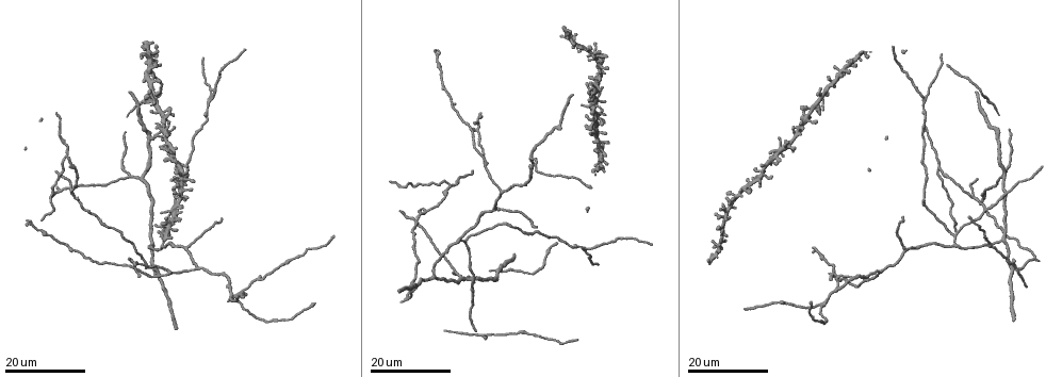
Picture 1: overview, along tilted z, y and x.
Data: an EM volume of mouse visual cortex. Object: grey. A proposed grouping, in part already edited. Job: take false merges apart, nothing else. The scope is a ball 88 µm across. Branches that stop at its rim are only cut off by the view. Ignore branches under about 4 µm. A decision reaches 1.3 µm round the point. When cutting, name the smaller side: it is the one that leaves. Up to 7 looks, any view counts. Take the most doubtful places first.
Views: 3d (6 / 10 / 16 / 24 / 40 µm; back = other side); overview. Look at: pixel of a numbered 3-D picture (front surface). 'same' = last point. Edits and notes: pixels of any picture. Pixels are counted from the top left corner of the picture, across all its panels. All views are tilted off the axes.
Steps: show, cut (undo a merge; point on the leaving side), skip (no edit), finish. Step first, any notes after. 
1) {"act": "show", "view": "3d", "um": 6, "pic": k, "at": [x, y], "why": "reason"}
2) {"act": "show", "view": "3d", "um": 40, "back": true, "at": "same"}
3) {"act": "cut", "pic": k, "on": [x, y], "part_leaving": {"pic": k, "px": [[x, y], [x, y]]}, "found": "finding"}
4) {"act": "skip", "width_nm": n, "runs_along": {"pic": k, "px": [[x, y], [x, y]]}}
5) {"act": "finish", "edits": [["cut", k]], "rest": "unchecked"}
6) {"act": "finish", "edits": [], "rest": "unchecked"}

{"act": "show", "view": "3d", "um": 24, "pic": 1, "at": [66, 155], "why": "branch point"}

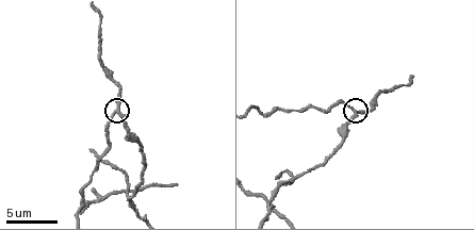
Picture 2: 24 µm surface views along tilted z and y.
{"act": "show", "view": "3d", "um": 6, "pic": 2, "at": [353, 107]}

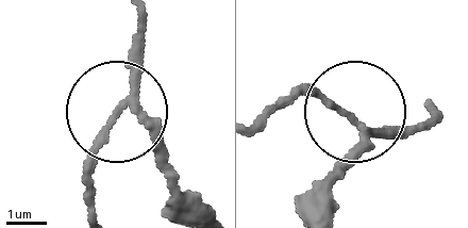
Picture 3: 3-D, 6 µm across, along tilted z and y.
{"act": "cut", "pic": 3, "on": [97, 151], "part_leaving": {"pic": 3, "px": [[123, 108], [94, 164], [90, 206]]}, "found": "a second neuron is stuck on"}

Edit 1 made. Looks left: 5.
{"act": "show", "view": "overview", "why": "redraw"}

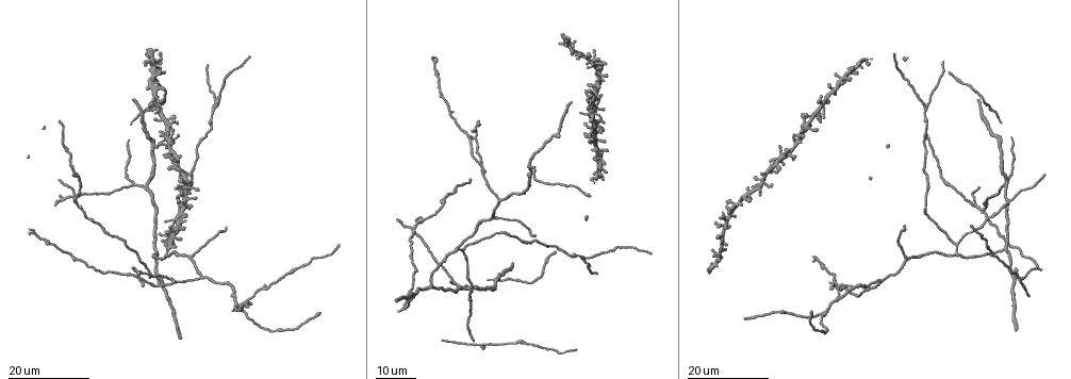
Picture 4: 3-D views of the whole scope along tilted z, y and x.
{"act": "show", "view": "3d", "um": 24, "pic": 4, "at": [214, 111], "why": "three-way junction"}

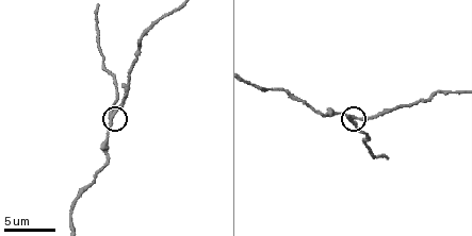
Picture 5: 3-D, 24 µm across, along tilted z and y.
{"act": "show", "view": "3d", "um": 10, "pic": 5, "at": [351, 120]}

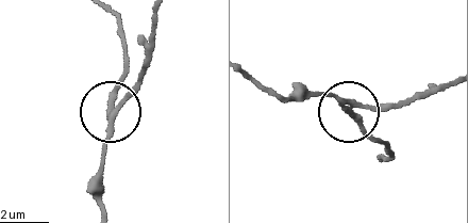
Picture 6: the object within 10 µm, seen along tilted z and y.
{"act": "skip", "side_arm_um": 14, "runs_along": {"pic": 6, "px": [[102, 211], [103, 138], [123, 64]]}, "found": "one neuron here"}

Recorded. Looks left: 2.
{"act": "show", "view": "3d", "um": 16, "pic": 4, "at": [484, 174], "why": "branch point"}

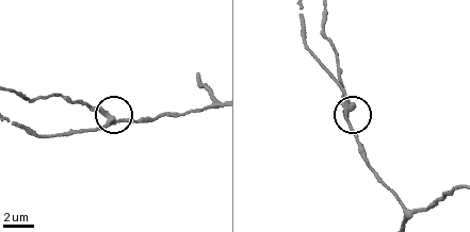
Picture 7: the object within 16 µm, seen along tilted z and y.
{"act": "show", "view": "3d", "um": 10, "pic": 7, "at": [346, 110]}

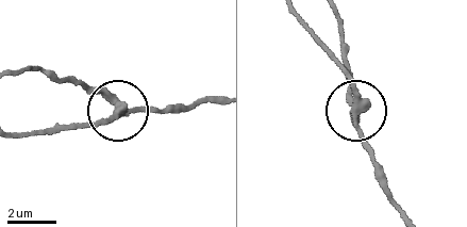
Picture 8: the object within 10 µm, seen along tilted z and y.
{"act": "cut", "pic": 8, "on": [92, 90], "part_leaving": {"pic": 8, "px": [[118, 108], [85, 84], [36, 68], [16, 73]]}, "found": "two neurons meet here"}

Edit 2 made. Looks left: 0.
{"act": "finish", "edits": [["cut", 3], ["cut", 8]], "rest": "unchecked"}

